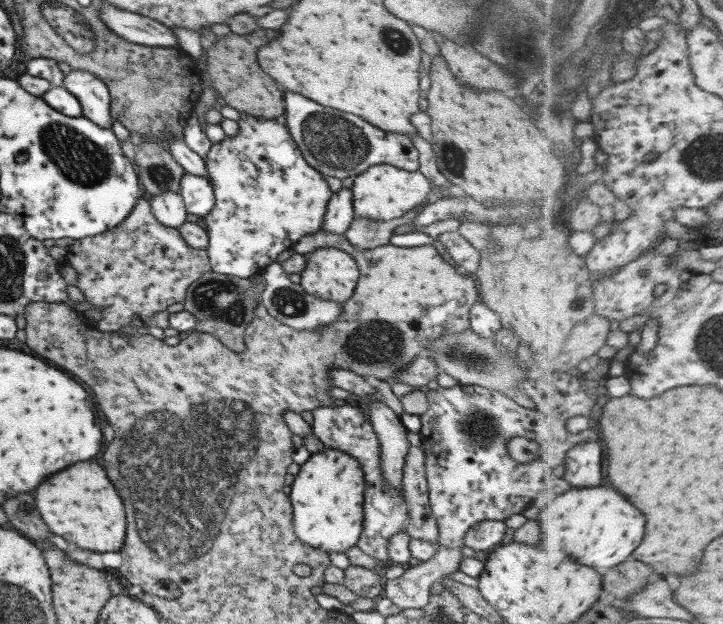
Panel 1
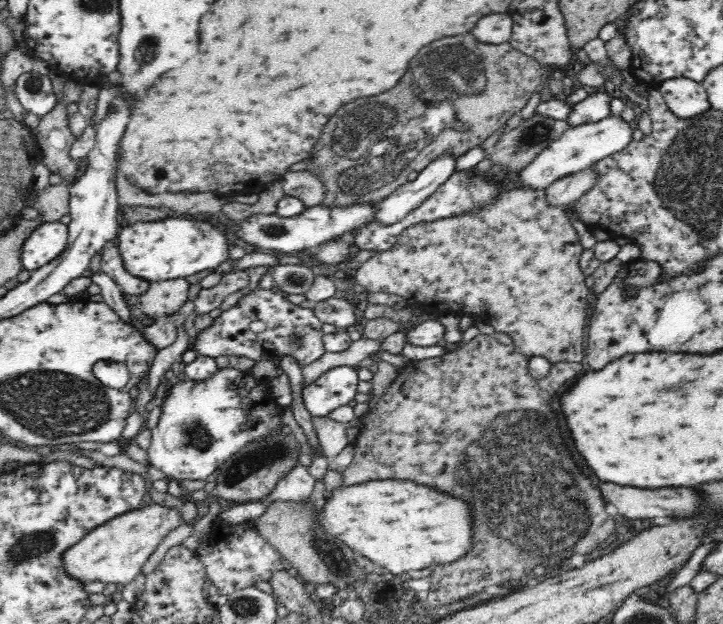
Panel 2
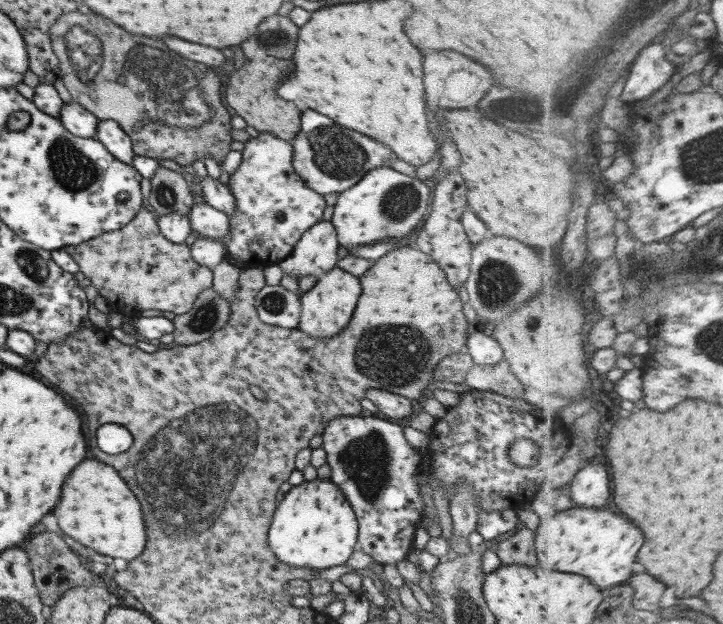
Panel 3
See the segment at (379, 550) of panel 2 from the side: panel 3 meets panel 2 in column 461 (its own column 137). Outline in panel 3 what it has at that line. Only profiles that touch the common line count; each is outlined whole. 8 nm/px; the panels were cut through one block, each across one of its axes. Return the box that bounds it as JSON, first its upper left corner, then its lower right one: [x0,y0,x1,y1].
[55,460,145,560]

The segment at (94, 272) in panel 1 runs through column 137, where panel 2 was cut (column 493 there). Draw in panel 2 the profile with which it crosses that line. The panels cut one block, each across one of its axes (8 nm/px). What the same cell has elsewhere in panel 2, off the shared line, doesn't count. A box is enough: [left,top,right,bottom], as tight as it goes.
[351,188,592,365]

